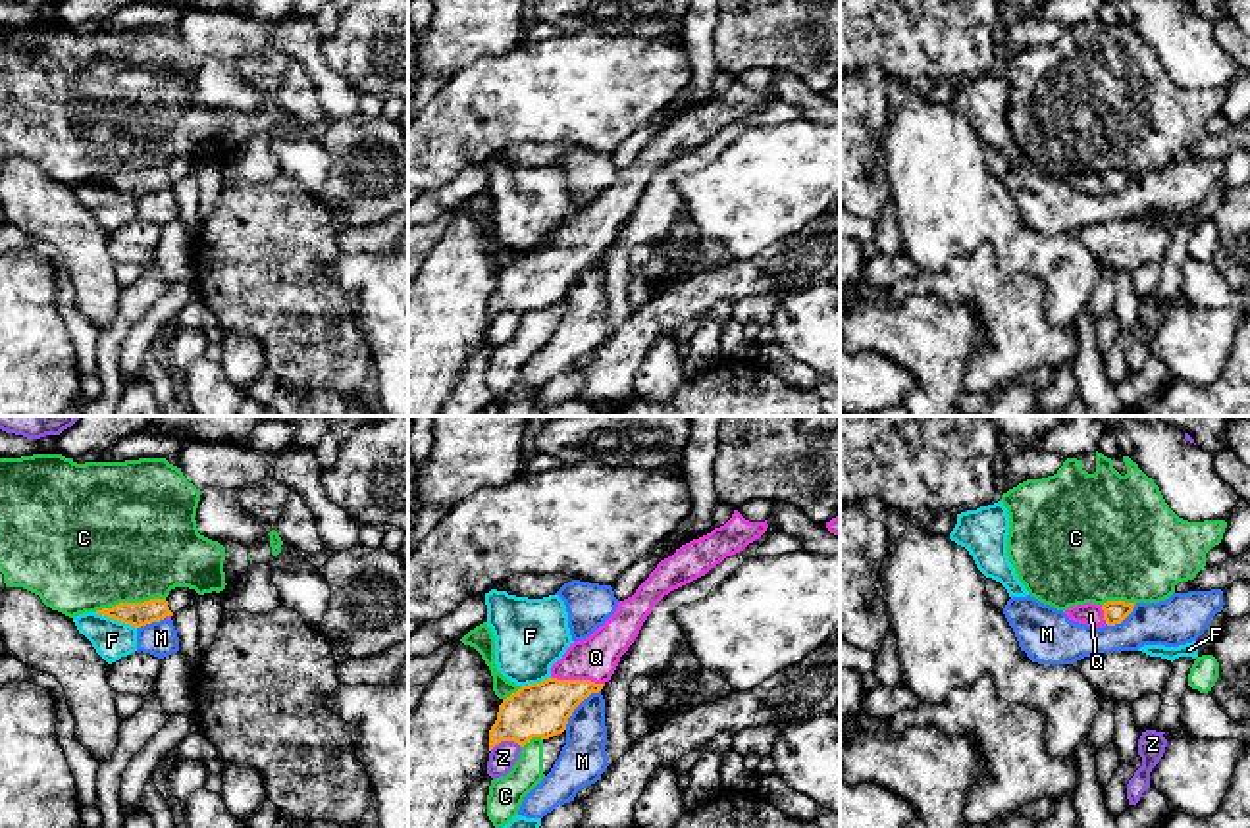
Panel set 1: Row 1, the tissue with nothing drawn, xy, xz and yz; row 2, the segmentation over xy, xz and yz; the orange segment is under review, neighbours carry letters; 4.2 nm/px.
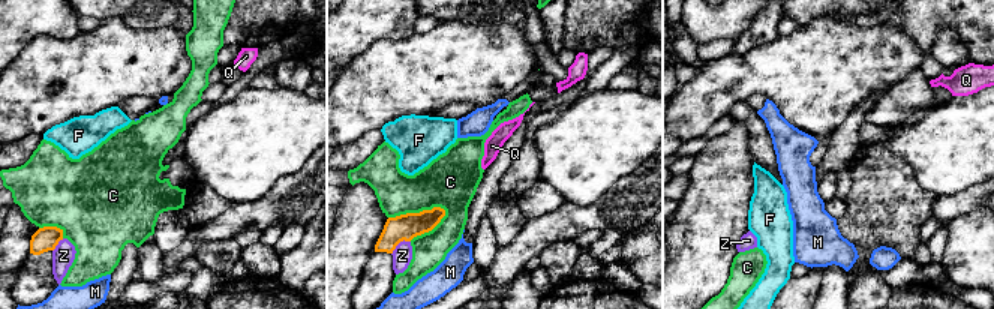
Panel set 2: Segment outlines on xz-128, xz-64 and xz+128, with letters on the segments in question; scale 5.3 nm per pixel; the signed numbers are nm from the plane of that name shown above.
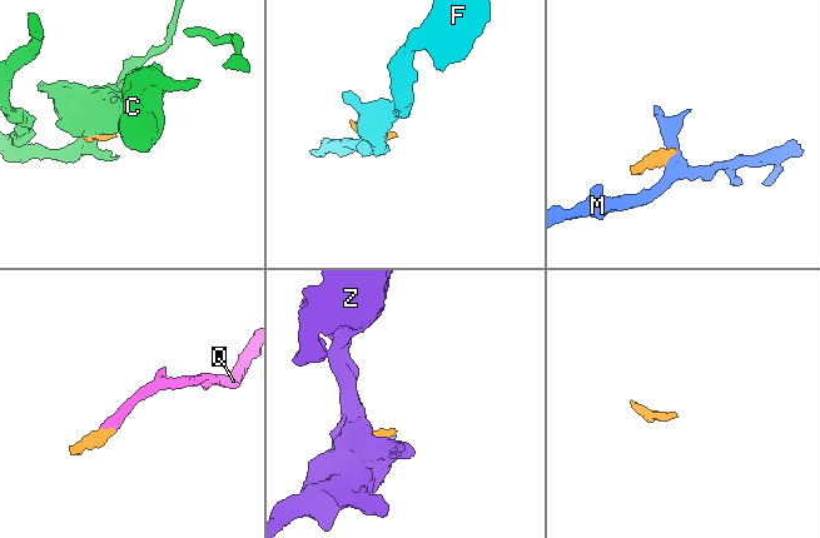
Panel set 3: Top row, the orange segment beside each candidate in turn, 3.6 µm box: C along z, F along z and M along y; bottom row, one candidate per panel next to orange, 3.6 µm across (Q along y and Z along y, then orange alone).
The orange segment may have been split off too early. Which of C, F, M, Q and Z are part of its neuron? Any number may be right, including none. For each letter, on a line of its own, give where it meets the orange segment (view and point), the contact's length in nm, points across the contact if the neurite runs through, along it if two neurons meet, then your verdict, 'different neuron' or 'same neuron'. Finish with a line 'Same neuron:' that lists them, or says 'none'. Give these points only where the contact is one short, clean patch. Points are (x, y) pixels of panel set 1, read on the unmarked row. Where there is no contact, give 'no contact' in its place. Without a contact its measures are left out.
C: contact xy (130, 172); length 300 nm; different neuron
F: contact xy (116, 187); length 190 nm; border xy (95, 181), (130, 191), (135, 197); different neuron
M: contact xz (576, 274); length 220 nm; border xz (599, 258), (592, 260), (574, 278), (565, 297); different neuron
Q: contact xz (578, 249); length 220 nm; way xz (542, 278), (578, 249), (596, 226); same neuron
Z: contact xz (505, 309); length 140 nm; border xz (520, 314), (499, 310), (490, 318); different neuron
Same neuron: Q

